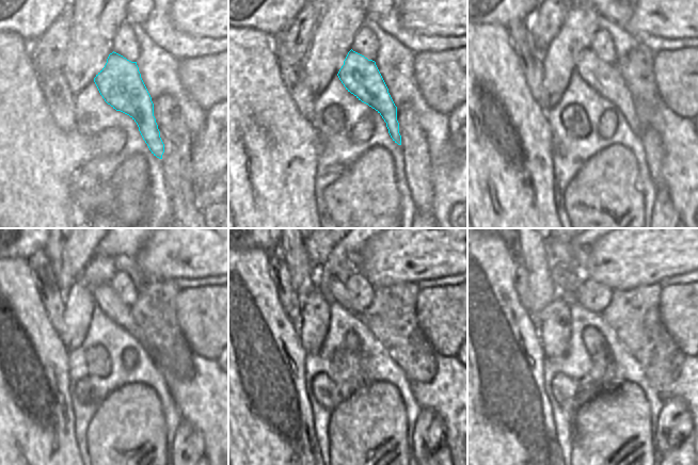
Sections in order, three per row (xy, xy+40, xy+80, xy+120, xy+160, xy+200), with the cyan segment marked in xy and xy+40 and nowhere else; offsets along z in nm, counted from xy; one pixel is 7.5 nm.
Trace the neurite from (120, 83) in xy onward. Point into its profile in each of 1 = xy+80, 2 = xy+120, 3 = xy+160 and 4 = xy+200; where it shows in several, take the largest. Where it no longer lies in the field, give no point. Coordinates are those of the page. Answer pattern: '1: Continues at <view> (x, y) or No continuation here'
1: Continues at xy+80 (604, 78)
2: Continues at xy+120 (105, 297)
3: Continues at xy+160 (334, 289)
4: Continues at xy+200 (567, 284).

